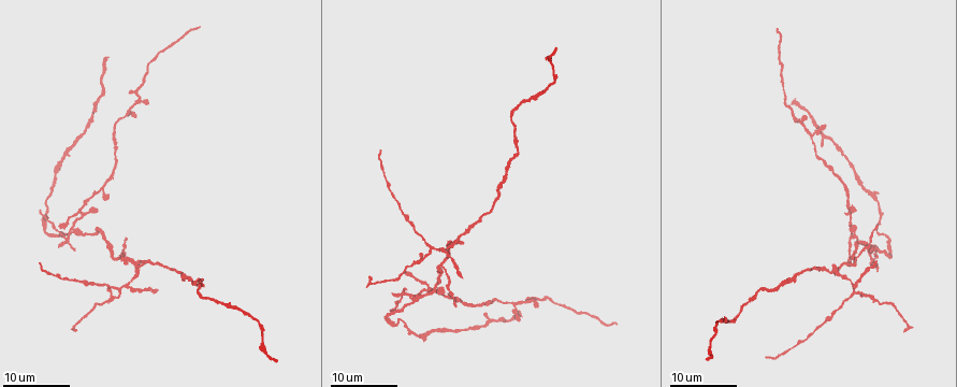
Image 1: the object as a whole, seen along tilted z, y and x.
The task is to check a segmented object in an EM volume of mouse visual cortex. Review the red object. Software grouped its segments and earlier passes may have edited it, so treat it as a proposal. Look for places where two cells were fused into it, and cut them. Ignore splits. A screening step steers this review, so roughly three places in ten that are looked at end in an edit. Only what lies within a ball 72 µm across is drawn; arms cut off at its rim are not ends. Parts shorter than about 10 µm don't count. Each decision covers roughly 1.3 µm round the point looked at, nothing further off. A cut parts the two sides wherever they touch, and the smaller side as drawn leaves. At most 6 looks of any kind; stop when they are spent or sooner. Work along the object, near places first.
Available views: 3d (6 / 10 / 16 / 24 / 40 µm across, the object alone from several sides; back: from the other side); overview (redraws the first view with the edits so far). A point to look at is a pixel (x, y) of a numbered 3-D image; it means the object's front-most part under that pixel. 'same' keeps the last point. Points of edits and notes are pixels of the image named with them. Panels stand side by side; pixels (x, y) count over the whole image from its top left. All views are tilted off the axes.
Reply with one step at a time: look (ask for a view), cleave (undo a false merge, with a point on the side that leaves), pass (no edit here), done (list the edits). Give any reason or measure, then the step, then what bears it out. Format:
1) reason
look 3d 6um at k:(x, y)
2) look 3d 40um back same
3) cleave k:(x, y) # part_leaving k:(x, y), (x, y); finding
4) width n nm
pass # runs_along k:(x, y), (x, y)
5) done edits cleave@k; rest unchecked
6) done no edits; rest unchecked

three-way junction
look 3d 16um at 1:(440, 266)

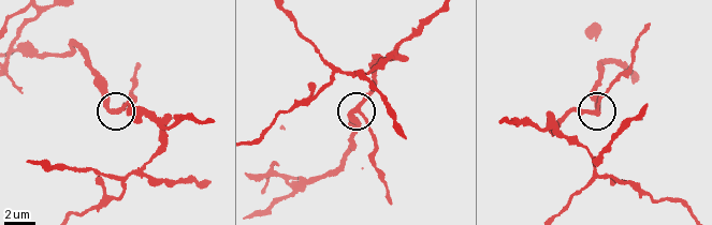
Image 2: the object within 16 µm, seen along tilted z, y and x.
look 3d 6um at 2:(355, 111)

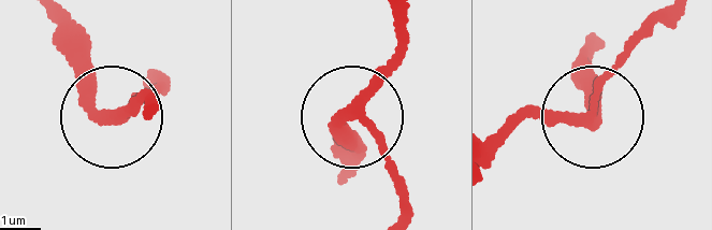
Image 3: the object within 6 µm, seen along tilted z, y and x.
pass # runs_along 3:(352, 109), (404, 25); continuous, no second cell

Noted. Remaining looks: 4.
branch point
look 3d 24um at 1:(136, 268)

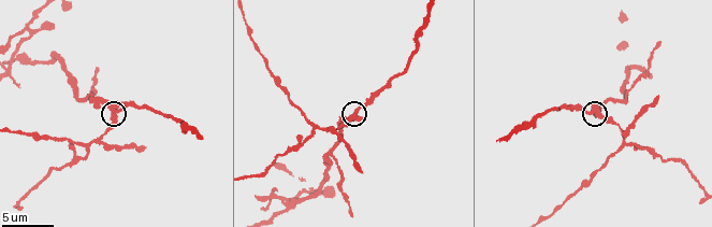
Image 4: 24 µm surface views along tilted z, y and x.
zoom in
look 3d 6um at 4:(593, 111)

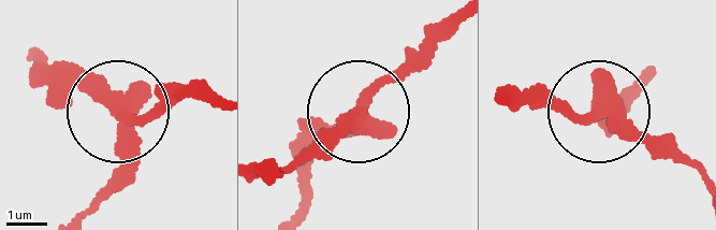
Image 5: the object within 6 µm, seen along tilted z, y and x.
cleave 5:(133, 169) # part_leaving 5:(130, 106), (128, 142), (87, 205); a second cell is stuck on

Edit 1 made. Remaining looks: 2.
looks like a crossing
look 3d 10um at 4:(286, 207)

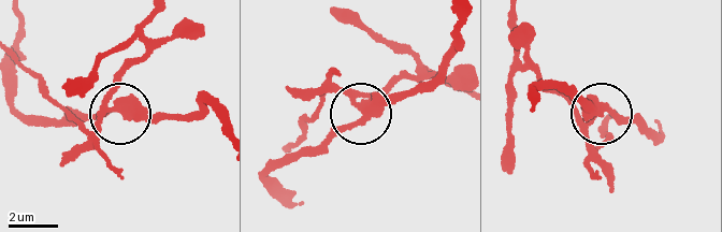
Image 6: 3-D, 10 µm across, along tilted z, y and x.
cleave 6:(344, 89) # part_leaving 6:(130, 106), (117, 85), (143, 53), (141, 28), (150, 16); a second cell is stuck on

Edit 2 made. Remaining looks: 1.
done edits cleave@5, cleave@6; rest unchecked

